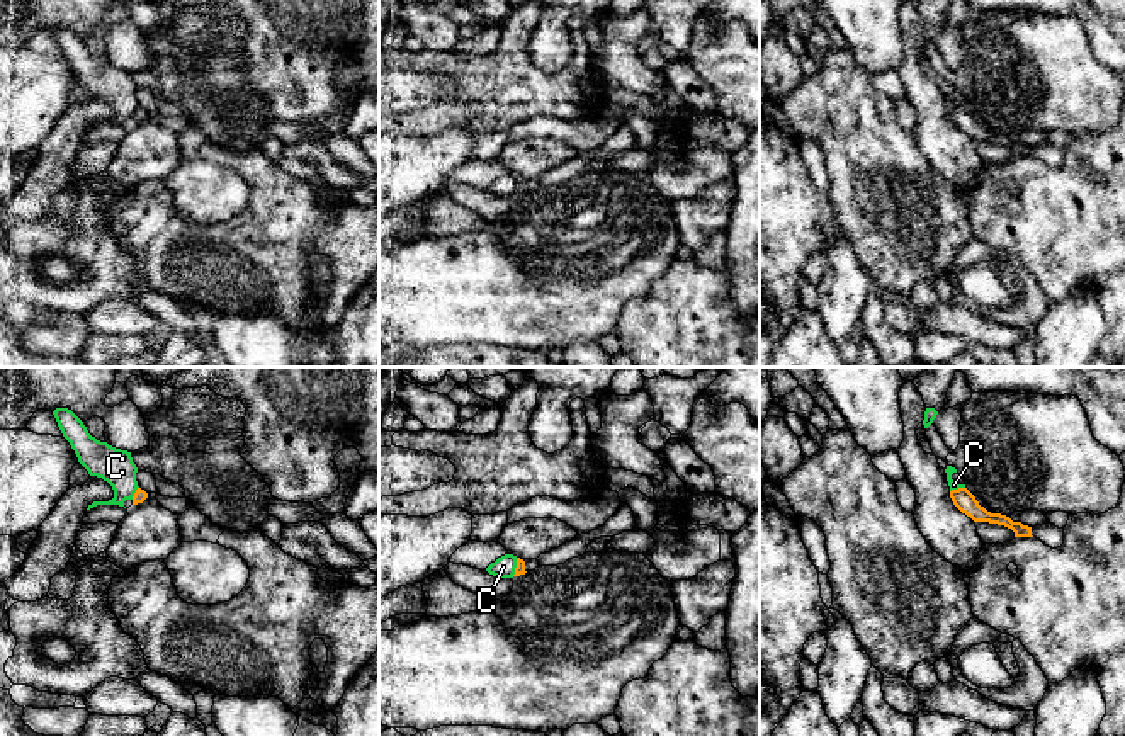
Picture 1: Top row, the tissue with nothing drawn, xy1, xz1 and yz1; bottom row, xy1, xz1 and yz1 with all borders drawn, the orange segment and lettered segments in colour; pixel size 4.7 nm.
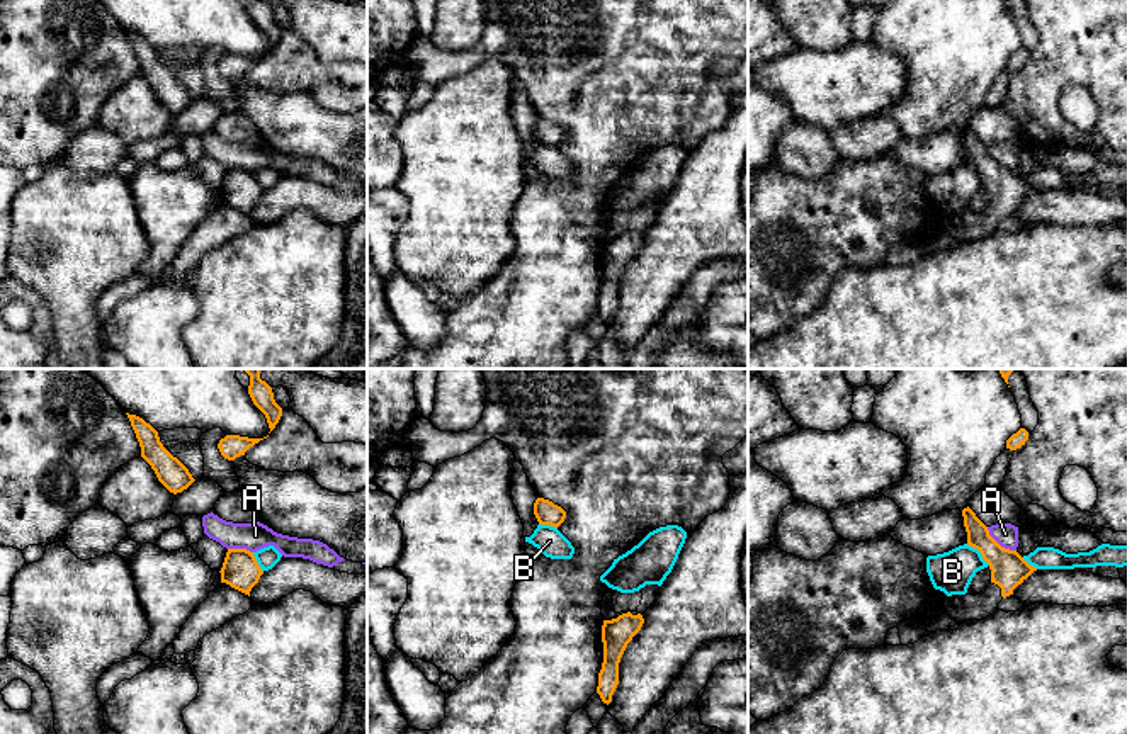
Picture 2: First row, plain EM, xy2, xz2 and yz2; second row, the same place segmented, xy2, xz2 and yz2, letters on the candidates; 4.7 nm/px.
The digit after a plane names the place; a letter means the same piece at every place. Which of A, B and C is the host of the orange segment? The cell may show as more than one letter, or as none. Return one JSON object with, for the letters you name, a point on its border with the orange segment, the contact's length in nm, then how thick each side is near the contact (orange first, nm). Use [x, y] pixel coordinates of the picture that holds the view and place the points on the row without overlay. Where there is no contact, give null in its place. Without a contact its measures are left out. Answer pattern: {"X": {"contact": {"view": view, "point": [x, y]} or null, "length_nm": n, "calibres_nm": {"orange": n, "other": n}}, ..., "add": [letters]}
{"add": []}

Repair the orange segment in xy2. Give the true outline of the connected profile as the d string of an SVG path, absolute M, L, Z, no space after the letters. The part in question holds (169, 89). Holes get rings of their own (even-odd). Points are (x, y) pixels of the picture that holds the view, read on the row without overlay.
M126 32L141 66L141 76L151 85L158 100L173 114L187 109L195 99L189 88L160 61L158 51L136 34Z

